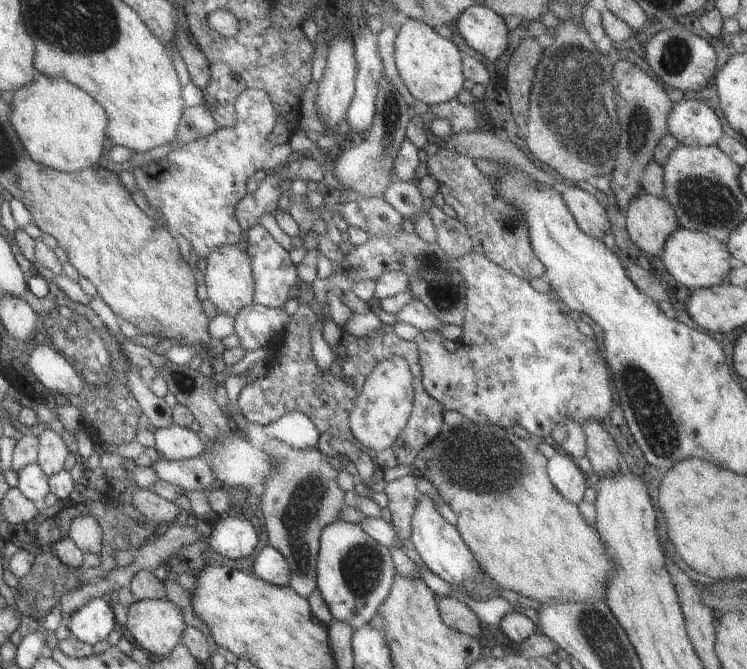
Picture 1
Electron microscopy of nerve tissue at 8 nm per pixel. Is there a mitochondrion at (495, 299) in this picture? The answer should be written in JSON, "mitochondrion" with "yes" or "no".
{"mitochondrion":"no"}

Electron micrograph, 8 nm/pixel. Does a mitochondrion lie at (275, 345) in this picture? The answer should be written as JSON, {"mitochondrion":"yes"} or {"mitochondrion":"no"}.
{"mitochondrion":"no"}

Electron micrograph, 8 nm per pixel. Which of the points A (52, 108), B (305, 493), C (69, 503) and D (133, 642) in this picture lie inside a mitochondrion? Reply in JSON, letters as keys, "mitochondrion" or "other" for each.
{"A":"other","B":"mitochondrion","C":"other","D":"other"}

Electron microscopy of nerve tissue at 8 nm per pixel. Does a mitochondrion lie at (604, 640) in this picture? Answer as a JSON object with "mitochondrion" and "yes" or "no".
{"mitochondrion":"yes"}

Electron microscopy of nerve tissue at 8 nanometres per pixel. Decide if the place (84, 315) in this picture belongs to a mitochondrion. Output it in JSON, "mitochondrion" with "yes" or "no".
{"mitochondrion":"yes"}

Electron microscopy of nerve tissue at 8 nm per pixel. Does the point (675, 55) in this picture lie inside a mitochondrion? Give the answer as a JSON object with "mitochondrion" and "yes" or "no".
{"mitochondrion":"yes"}

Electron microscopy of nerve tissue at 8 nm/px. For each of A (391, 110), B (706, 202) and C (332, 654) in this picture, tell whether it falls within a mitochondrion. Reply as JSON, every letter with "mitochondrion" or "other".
{"A":"mitochondrion","B":"mitochondrion","C":"other"}

